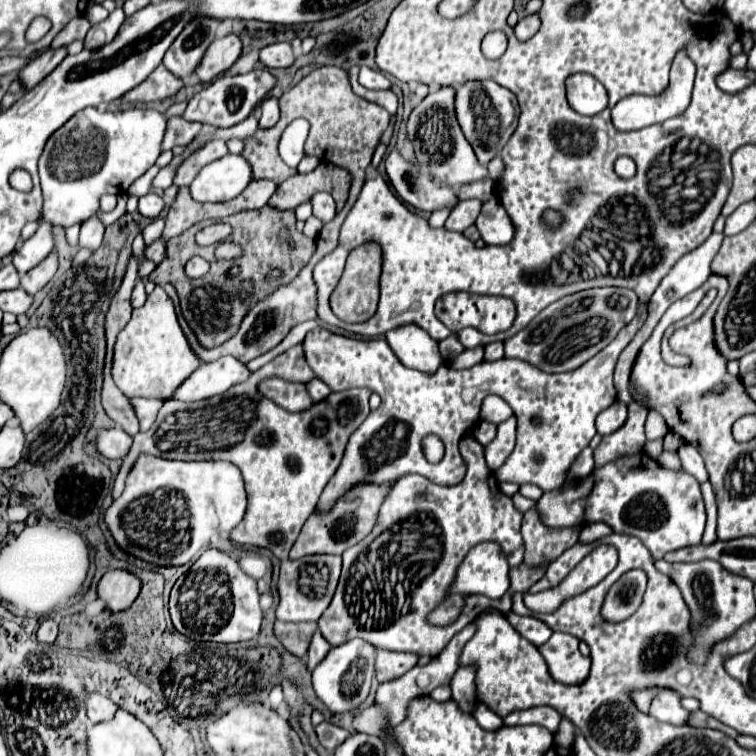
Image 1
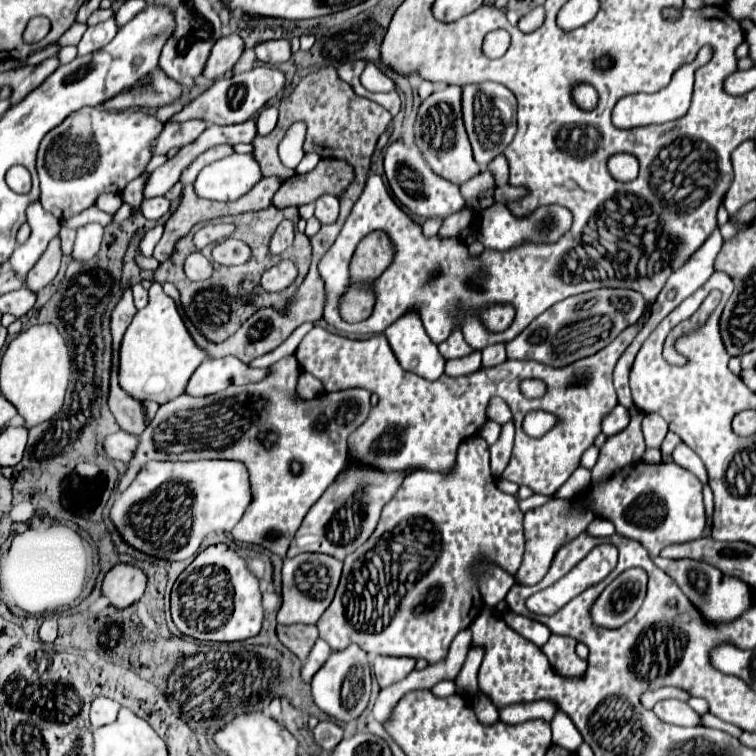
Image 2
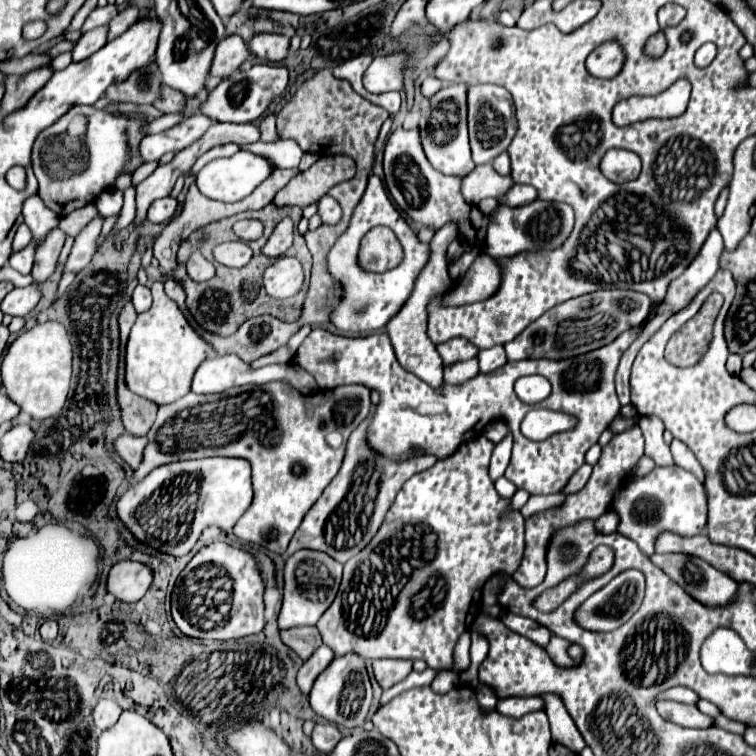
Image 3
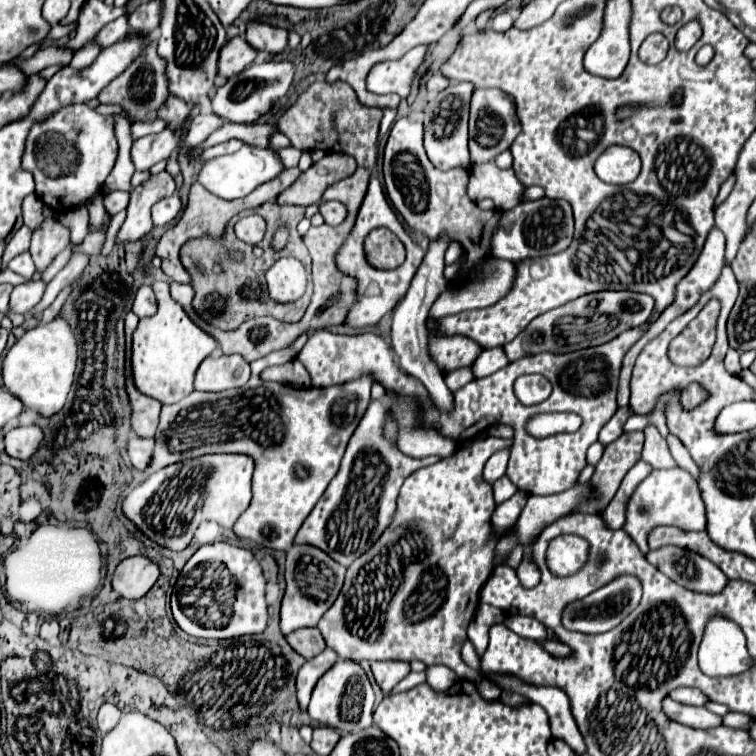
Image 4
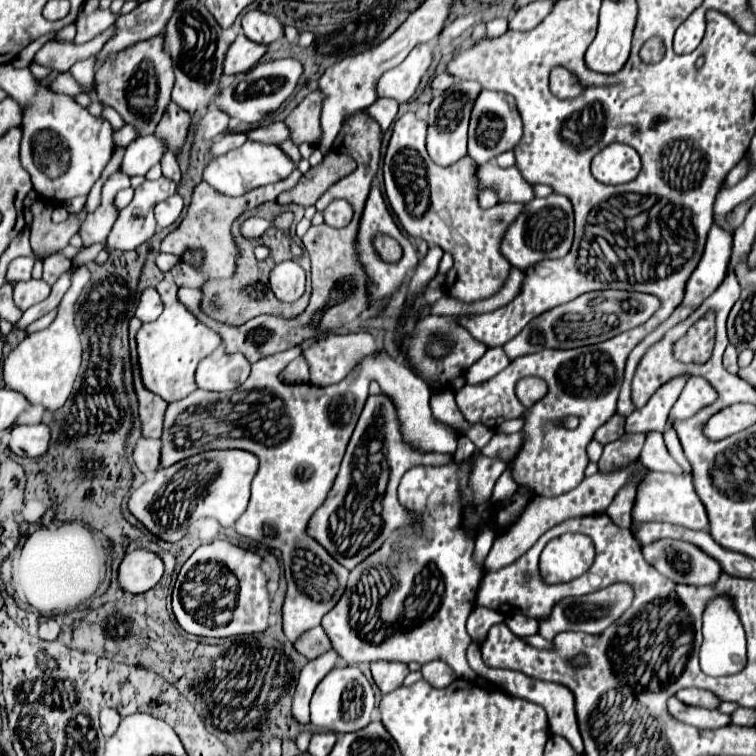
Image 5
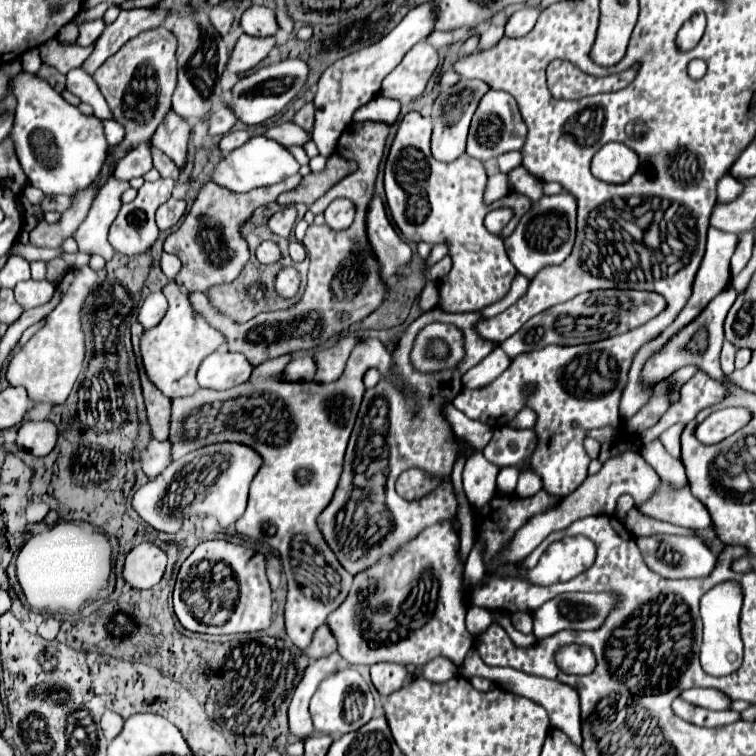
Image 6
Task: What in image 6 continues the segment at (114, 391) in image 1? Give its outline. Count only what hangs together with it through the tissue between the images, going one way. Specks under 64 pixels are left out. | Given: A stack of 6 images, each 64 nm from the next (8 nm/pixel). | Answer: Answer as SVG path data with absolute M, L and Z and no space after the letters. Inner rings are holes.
M140 366L140 380L142 380L142 390L144 390L148 420L150 420L150 426L152 426L152 436L156 440L168 440L172 402L156 386L152 386L148 382L146 370L142 366Z

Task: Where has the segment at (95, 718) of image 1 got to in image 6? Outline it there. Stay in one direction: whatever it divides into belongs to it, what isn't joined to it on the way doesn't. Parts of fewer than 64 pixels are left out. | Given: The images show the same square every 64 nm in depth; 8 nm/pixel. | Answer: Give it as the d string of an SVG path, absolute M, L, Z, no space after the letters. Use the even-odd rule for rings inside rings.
M104 712L104 716L102 716L102 732L104 732L108 742L118 736L122 726L124 726L122 716L118 716L116 712Z

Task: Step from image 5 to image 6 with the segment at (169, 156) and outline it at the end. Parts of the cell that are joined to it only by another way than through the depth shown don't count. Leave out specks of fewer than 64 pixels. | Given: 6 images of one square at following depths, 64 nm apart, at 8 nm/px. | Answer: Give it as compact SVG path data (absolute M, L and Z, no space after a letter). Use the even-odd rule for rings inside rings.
M150 144L152 150L153 167L157 169L162 178L172 178L176 180L180 176L180 170L174 166L174 162L161 150Z

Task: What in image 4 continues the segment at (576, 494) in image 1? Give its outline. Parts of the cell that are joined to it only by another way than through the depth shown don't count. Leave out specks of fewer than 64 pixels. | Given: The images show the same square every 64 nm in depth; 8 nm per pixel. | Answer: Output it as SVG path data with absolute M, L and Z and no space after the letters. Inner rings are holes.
M672 468L672 470L652 470L648 478L644 478L638 488L634 490L628 508L626 508L626 524L624 530L632 536L632 540L640 546L640 550L646 554L648 544L648 528L654 526L678 526L684 530L706 530L706 510L704 502L696 484L696 478L692 478L688 472L682 468Z

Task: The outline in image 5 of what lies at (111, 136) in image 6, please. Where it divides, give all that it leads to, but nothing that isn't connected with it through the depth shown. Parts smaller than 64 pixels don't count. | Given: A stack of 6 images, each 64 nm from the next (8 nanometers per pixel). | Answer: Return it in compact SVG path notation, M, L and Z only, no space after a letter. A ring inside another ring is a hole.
M122 126L120 130L114 130L112 132L112 140L114 140L114 146L116 148L126 148L132 140L136 138L136 128L132 128L132 126Z

